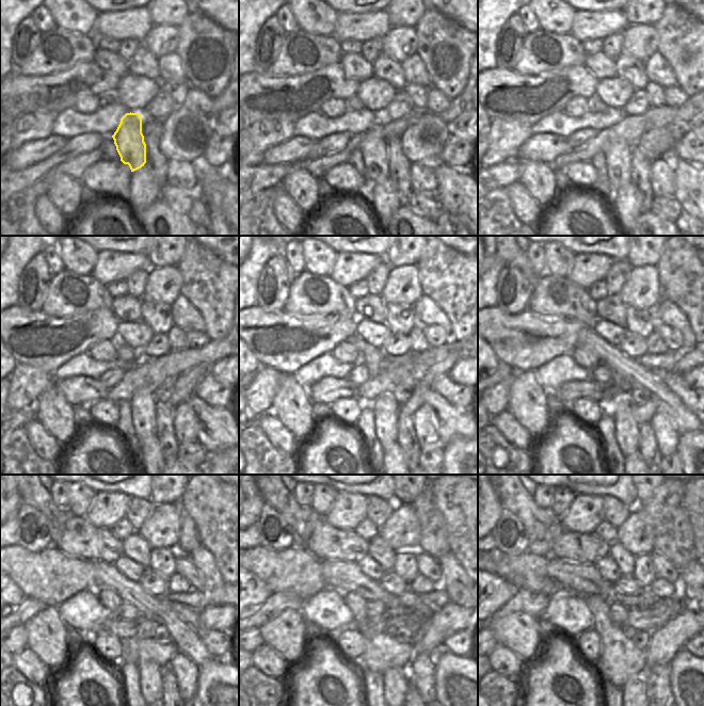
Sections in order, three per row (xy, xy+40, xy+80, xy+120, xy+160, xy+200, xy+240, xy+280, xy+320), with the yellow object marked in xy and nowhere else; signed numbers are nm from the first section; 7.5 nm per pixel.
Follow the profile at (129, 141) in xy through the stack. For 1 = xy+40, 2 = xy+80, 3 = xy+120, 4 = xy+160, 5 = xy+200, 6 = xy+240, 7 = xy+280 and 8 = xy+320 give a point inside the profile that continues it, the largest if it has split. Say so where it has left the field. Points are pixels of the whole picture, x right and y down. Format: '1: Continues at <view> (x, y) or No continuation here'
1: Continues at xy+40 (372, 146)
2: Continues at xy+80 (617, 156)
3: Continues at xy+120 (142, 403)
4: Continues at xy+160 (385, 408)
5: Continues at xy+200 (626, 428)
6: Continues at xy+240 (150, 683)
7: Continues at xy+280 (396, 683)
8: Continues at xy+320 (634, 691).

